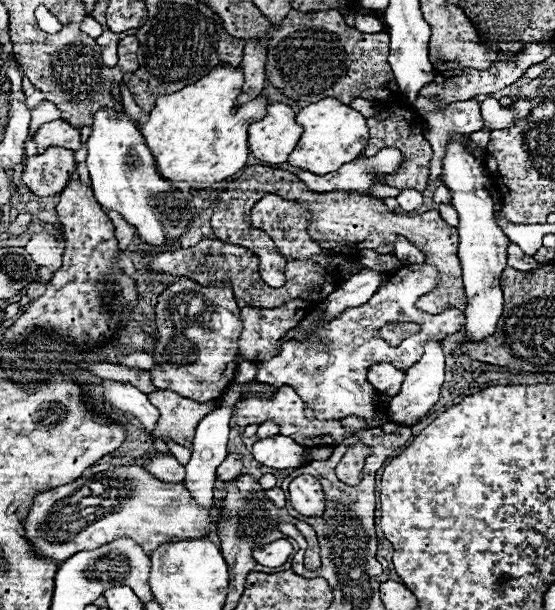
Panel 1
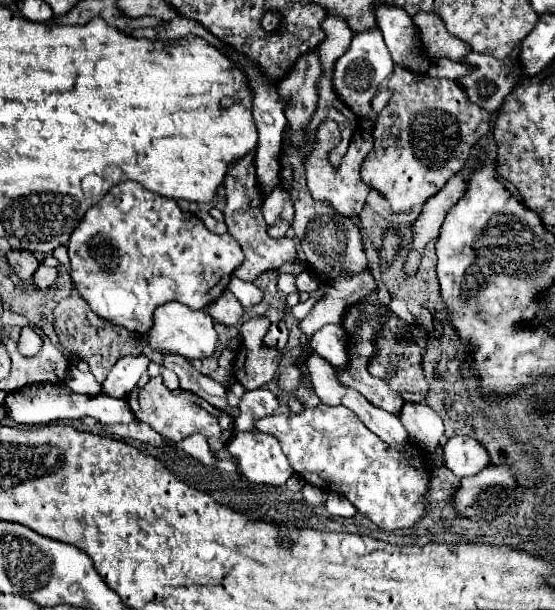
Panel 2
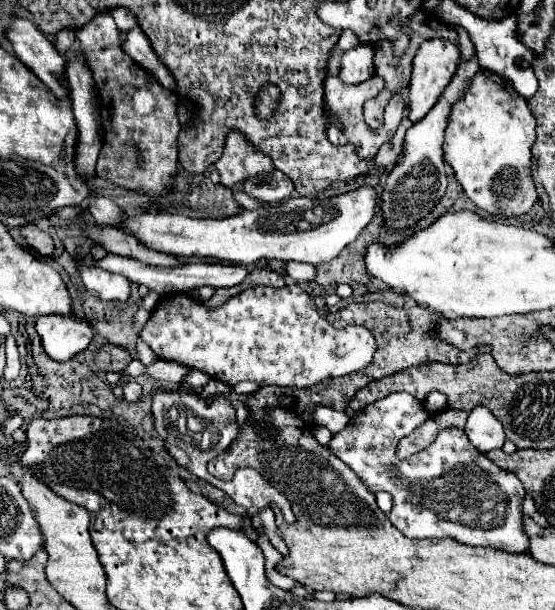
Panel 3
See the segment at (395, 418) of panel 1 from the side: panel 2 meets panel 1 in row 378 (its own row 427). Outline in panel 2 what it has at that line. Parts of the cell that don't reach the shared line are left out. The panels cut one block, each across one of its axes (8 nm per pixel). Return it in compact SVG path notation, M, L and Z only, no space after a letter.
M404 404L400 420L408 432L412 446L426 452L434 452L444 436L444 424L440 416L426 404Z

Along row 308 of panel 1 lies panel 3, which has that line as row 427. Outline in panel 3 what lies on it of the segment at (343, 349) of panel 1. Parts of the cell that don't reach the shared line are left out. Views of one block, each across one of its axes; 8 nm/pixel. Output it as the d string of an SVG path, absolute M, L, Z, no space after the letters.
M394 392L374 404L368 404L360 414L350 418L348 428L344 432L338 432L332 436L332 440L326 444L332 454L336 454L344 464L348 464L358 478L364 482L364 486L370 492L388 492L392 496L392 510L388 514L390 522L408 538L452 538L468 546L494 546L506 552L526 552L528 550L528 536L522 528L522 500L524 500L524 488L520 480L506 470L500 470L492 460L488 460L484 454L480 454L466 438L464 430L460 428L444 428L438 432L436 440L412 454L406 460L400 460L396 456L398 442L414 432L422 420L428 418L428 412L424 408L424 402L416 400L408 392Z

